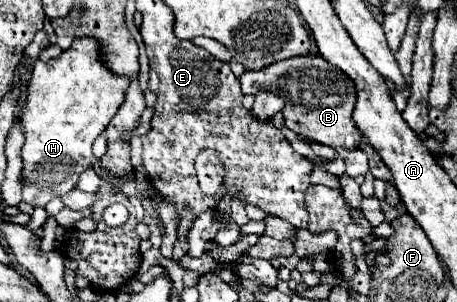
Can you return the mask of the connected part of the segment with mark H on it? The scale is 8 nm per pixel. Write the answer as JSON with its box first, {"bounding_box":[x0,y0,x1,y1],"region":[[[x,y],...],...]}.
{"bounding_box":[19,37,135,207],"region":[[[85,37],[75,39],[59,57],[49,61],[39,59],[33,65],[27,107],[19,117],[19,125],[25,129],[23,191],[29,195],[27,199],[33,201],[39,189],[41,207],[75,189],[79,175],[89,167],[95,167],[101,179],[113,177],[113,181],[135,181],[135,173],[119,175],[105,171],[91,151],[93,141],[105,131],[117,109],[123,105],[129,87],[129,77],[111,73],[107,65],[103,65],[101,55],[101,45],[95,39]]]}

